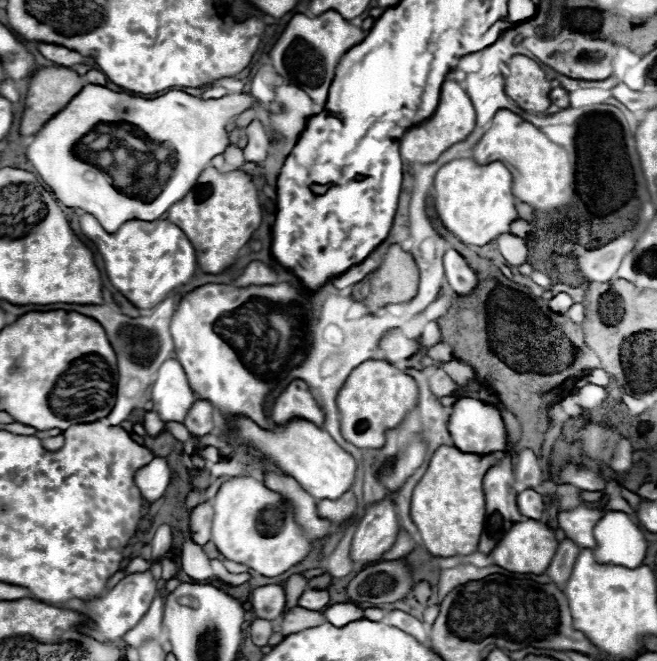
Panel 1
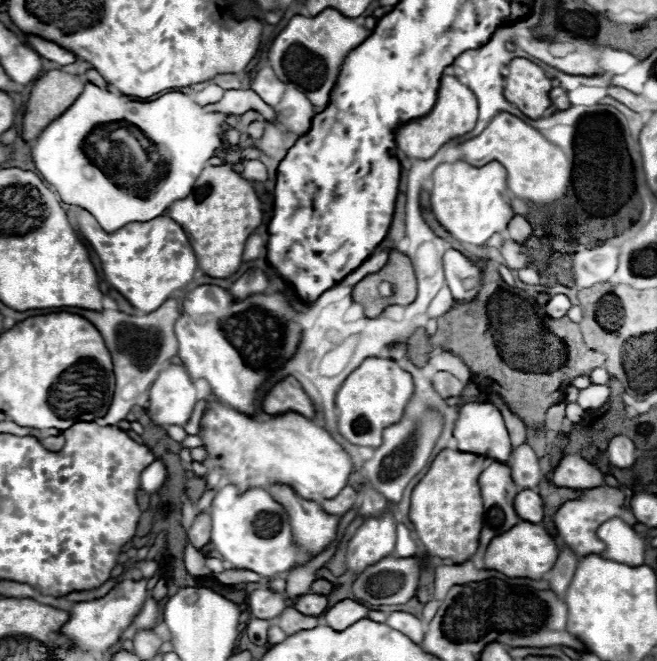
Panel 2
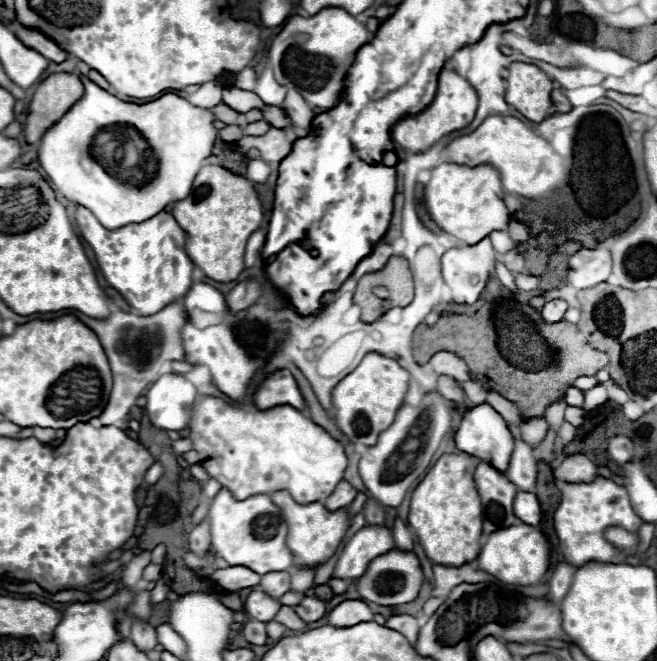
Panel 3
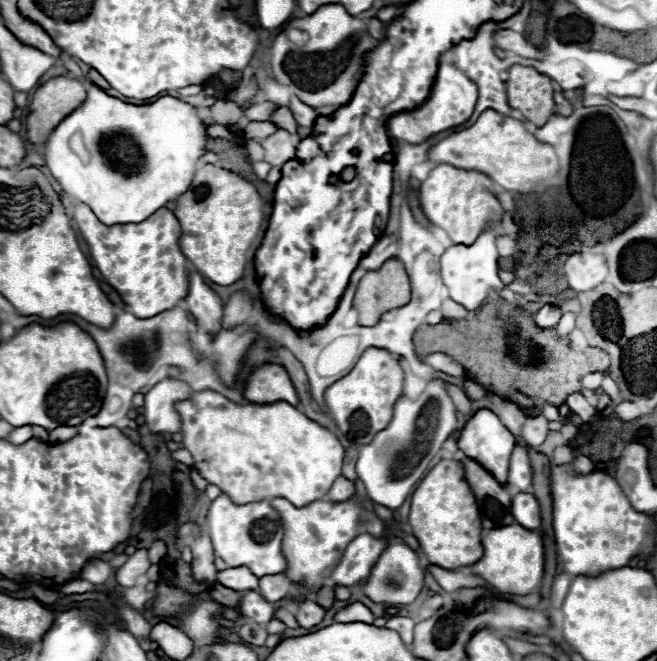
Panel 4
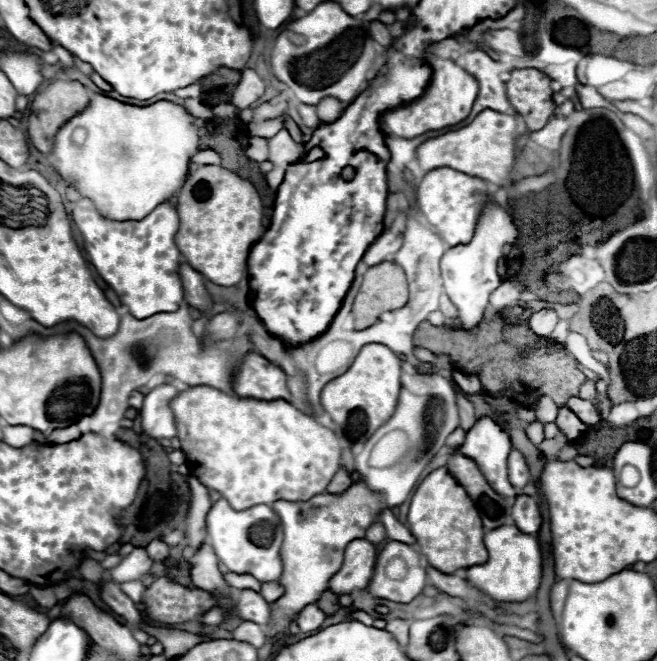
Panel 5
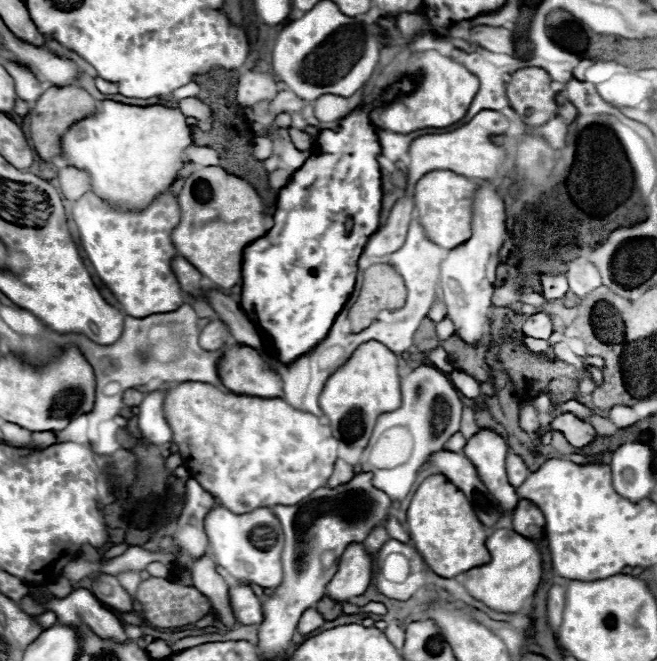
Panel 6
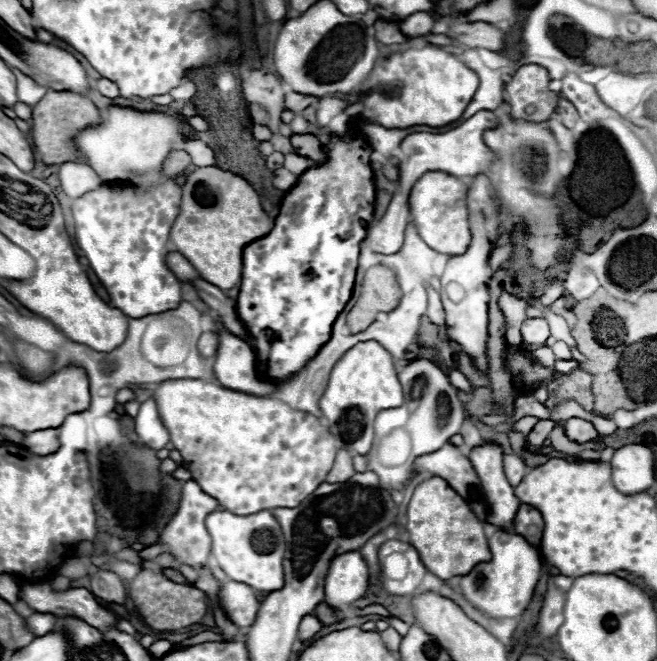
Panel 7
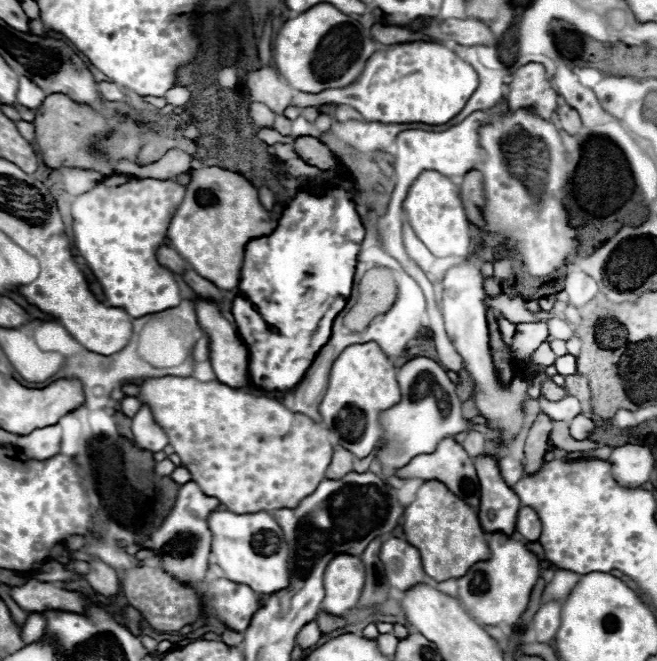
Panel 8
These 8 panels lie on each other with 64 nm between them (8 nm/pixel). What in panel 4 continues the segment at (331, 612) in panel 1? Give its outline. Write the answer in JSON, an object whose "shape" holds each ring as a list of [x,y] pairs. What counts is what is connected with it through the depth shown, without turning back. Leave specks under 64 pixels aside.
{"shape":[[[354,602],[354,604],[346,606],[346,608],[342,608],[342,610],[336,614],[334,620],[336,620],[336,622],[342,622],[342,624],[346,624],[346,622],[364,622],[364,624],[372,624],[372,622],[374,622],[374,614],[372,614],[364,604]]]}

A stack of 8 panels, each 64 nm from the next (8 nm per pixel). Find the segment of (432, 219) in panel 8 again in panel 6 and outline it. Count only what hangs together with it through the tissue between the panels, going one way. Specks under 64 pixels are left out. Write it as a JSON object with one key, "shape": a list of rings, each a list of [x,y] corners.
{"shape":[[[434,170],[422,176],[422,180],[418,180],[418,184],[414,186],[414,206],[418,210],[420,224],[432,242],[446,250],[452,250],[470,238],[472,196],[476,188],[478,184],[474,180],[466,180],[464,176],[458,176],[450,170]]]}

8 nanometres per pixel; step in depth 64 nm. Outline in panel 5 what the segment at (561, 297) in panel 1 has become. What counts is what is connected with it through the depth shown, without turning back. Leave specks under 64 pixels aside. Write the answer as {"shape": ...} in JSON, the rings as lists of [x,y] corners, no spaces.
{"shape":[[[552,310],[534,312],[534,314],[528,318],[530,330],[532,330],[536,336],[540,336],[540,338],[550,338],[556,322],[558,322],[558,316],[556,316],[556,312],[552,312]]]}

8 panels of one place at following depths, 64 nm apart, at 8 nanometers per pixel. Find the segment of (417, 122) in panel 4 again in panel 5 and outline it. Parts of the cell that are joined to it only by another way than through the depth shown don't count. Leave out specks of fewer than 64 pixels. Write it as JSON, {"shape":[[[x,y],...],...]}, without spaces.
{"shape":[[[430,54],[430,56],[426,56],[426,62],[432,68],[430,84],[426,86],[426,90],[420,98],[416,98],[408,104],[402,104],[394,110],[386,110],[378,118],[378,124],[380,124],[384,134],[400,136],[400,138],[414,138],[414,136],[420,136],[420,134],[430,132],[430,130],[440,130],[440,128],[446,128],[446,126],[454,126],[470,114],[472,104],[478,96],[478,80],[472,74],[468,74],[462,66],[454,64],[452,60],[438,58],[438,56]]]}

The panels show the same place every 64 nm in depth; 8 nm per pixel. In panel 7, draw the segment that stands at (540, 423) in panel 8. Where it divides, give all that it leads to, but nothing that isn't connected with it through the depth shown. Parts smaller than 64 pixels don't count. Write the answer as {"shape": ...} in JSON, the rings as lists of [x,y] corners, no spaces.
{"shape":[[[536,424],[536,426],[532,428],[532,432],[528,434],[528,450],[538,454],[540,448],[544,446],[544,440],[546,440],[548,434],[550,434],[550,430],[552,430],[550,424]]]}

